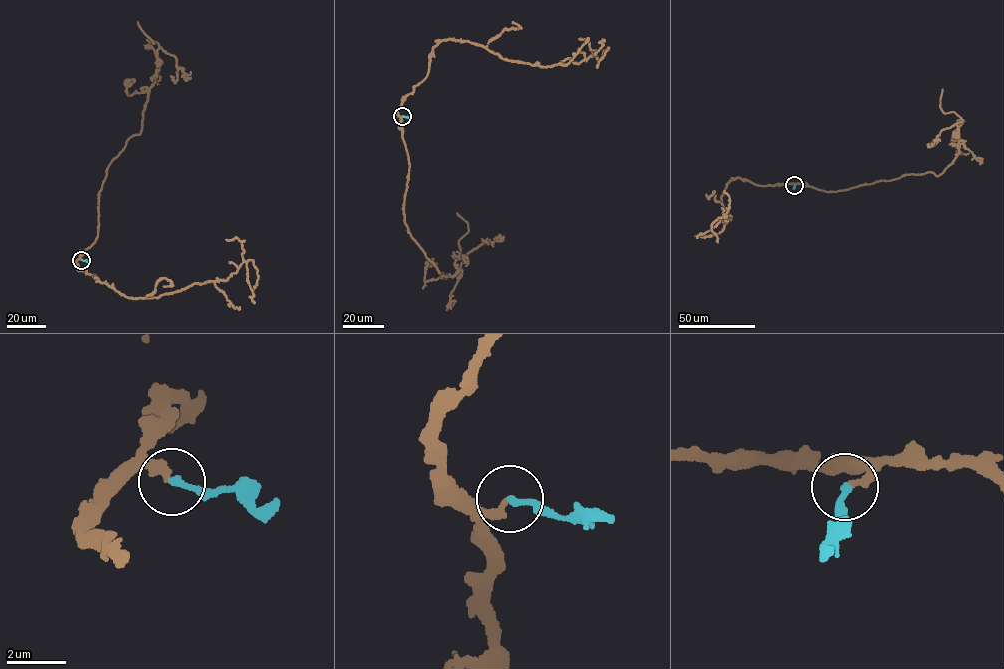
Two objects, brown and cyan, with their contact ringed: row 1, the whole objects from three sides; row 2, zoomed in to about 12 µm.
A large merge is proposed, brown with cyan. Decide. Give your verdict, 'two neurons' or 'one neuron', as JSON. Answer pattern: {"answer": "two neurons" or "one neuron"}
{"answer": "one neuron"}

